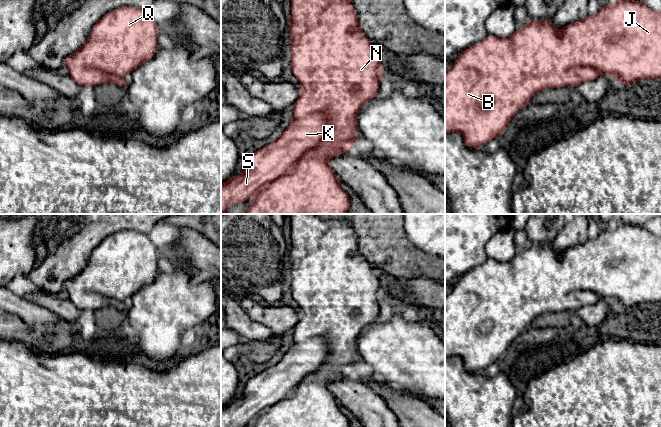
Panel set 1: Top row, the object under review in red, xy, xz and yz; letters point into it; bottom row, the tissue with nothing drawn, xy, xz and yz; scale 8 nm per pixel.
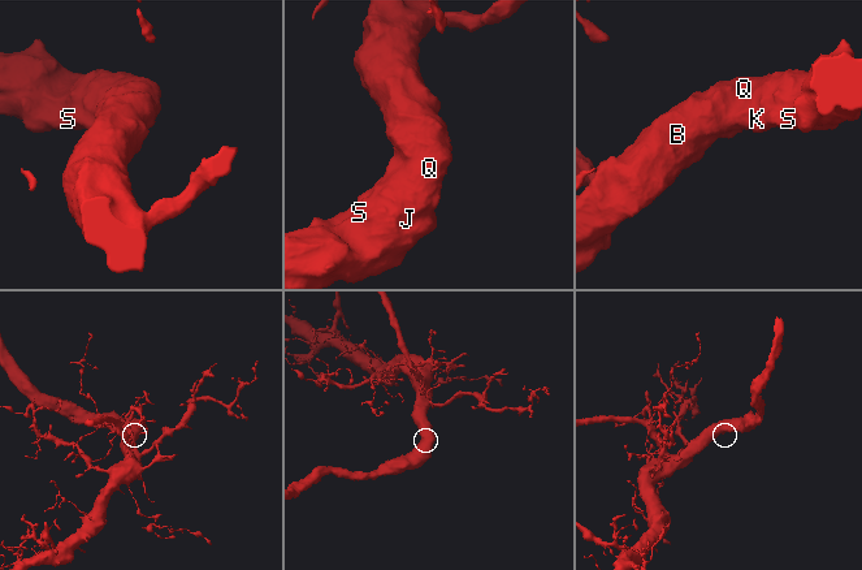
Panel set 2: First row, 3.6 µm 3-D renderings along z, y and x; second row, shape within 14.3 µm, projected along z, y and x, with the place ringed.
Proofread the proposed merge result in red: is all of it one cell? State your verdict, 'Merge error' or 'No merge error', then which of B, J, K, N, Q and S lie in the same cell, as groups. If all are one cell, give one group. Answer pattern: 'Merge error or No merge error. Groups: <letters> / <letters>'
No merge error. Groups: B J K N Q S

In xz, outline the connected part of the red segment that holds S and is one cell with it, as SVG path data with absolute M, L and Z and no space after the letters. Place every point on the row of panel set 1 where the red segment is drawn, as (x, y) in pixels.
M291 0L291 17L288 28L292 51L289 63L292 73L301 85L299 98L293 104L292 122L283 130L279 138L245 158L244 169L240 174L233 175L228 181L221 184L221 214L226 214L229 206L246 201L254 193L257 195L256 199L244 214L346 214L350 208L349 195L339 186L339 177L328 165L328 162L333 157L352 151L353 144L360 138L355 134L358 128L358 113L365 103L377 96L380 80L384 76L379 54L366 34L360 29L356 11L349 0Z

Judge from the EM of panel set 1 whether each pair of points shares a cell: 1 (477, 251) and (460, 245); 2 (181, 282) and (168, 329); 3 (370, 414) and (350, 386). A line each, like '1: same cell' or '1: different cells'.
1: same cell
2: same cell
3: same cell

